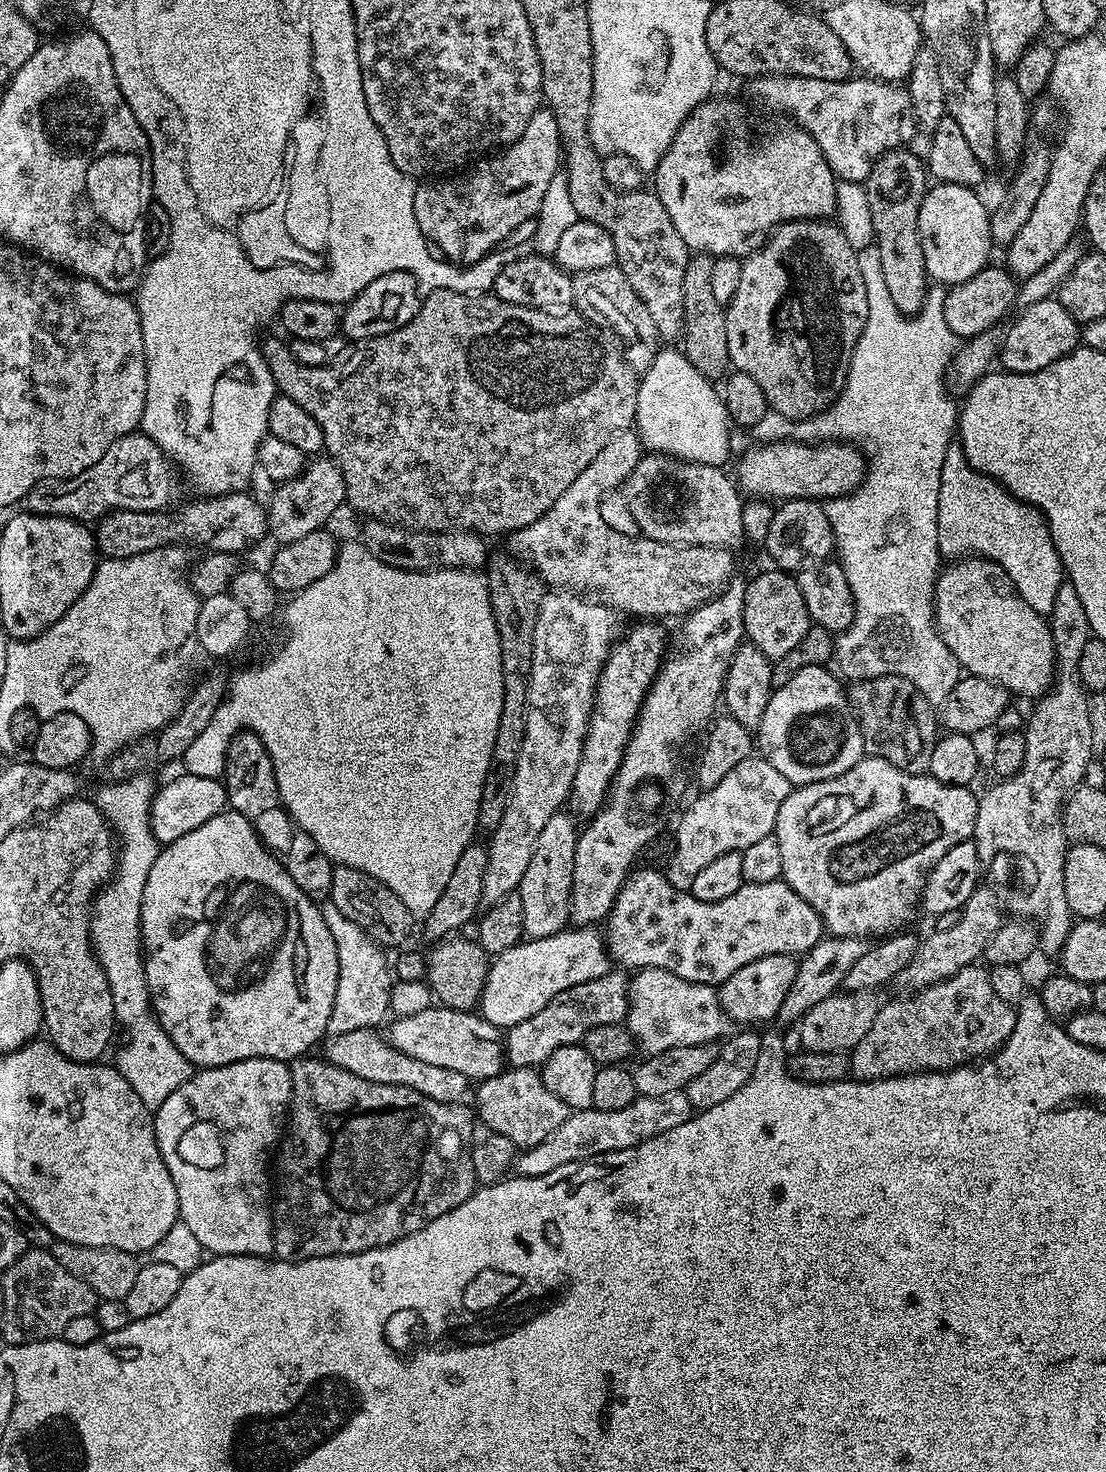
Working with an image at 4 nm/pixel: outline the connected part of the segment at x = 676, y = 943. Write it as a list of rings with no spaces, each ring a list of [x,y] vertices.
[[[783,879],[761,884],[744,884],[735,896],[722,898],[720,904],[698,902],[693,896],[689,900],[668,900],[666,916],[662,924],[662,936],[658,938],[658,952],[654,954],[654,968],[665,968],[670,974],[678,974],[678,978],[686,978],[686,982],[711,984],[719,986],[730,978],[730,974],[738,974],[742,966],[754,962],[770,954],[796,956],[808,952],[822,939],[820,916]]]

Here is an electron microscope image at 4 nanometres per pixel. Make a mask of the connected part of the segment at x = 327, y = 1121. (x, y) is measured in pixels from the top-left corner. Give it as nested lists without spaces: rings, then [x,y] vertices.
[[[297,1058],[291,1061],[292,1069],[292,1103],[288,1110],[288,1119],[286,1121],[286,1131],[283,1133],[282,1139],[278,1145],[278,1151],[274,1156],[274,1203],[272,1206],[272,1251],[275,1259],[278,1260],[313,1260],[314,1258],[326,1258],[327,1256],[349,1256],[350,1254],[358,1254],[365,1252],[371,1248],[381,1248],[387,1244],[398,1242],[402,1238],[406,1238],[410,1234],[414,1234],[418,1230],[422,1230],[426,1226],[430,1226],[430,1222],[434,1222],[434,1218],[442,1218],[442,1214],[446,1214],[450,1210],[454,1210],[454,1206],[462,1206],[462,1202],[466,1202],[466,1198],[470,1198],[476,1191],[478,1185],[476,1175],[474,1174],[474,1162],[472,1161],[472,1125],[474,1123],[474,1112],[471,1107],[467,1108],[467,1103],[443,1104],[442,1102],[434,1102],[434,1098],[418,1094],[418,1090],[410,1090],[406,1086],[386,1086],[378,1082],[366,1082],[362,1078],[358,1078],[358,1074],[350,1074],[350,1070],[342,1070],[338,1066],[329,1064],[323,1058],[317,1060],[308,1060],[312,1058]]]

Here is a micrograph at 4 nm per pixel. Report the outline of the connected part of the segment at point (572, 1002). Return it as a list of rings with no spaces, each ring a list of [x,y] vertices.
[[[609,970],[602,978],[590,978],[586,982],[578,982],[578,986],[570,986],[570,990],[562,990],[562,994],[554,994],[538,1014],[530,1014],[526,1022],[518,1022],[507,1029],[504,1041],[504,1055],[507,1063],[514,1068],[536,1068],[544,1064],[558,1046],[579,1044],[588,1030],[596,1026],[611,1024],[623,1025],[628,1019],[628,986],[629,977],[623,971]]]

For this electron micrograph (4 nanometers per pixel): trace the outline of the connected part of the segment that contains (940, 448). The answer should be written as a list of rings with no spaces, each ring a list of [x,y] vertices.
[[[871,246],[860,250],[858,252],[858,266],[862,270],[862,282],[866,282],[866,302],[868,303],[866,326],[854,346],[848,377],[844,383],[844,388],[836,395],[836,401],[830,407],[822,409],[821,412],[815,412],[812,416],[807,416],[801,420],[791,420],[782,414],[769,410],[766,414],[762,414],[761,420],[754,422],[754,426],[750,430],[750,436],[753,436],[756,439],[753,441],[756,441],[759,445],[775,444],[777,440],[847,442],[855,444],[864,453],[866,471],[864,481],[860,483],[859,488],[848,496],[836,496],[823,505],[824,519],[828,520],[832,527],[831,534],[835,551],[838,553],[839,564],[845,570],[846,582],[850,582],[850,590],[854,594],[854,602],[856,603],[854,618],[848,624],[848,628],[835,637],[834,664],[839,675],[848,682],[869,680],[879,676],[904,676],[910,682],[914,682],[914,686],[918,686],[918,690],[933,706],[940,706],[946,701],[951,688],[962,677],[961,666],[950,654],[946,642],[942,642],[942,638],[937,634],[936,622],[932,615],[932,602],[936,597],[936,577],[942,571],[942,557],[938,546],[938,490],[942,490],[942,462],[946,462],[946,450],[954,443],[954,437],[958,432],[958,404],[957,401],[955,404],[948,397],[949,389],[946,387],[946,377],[952,367],[952,358],[956,355],[958,337],[954,334],[954,330],[950,330],[950,326],[946,326],[945,289],[943,287],[929,287],[920,311],[916,315],[904,315],[898,310],[898,306],[894,304],[893,299],[890,298],[885,279],[882,278],[882,265],[879,261],[878,248]]]

